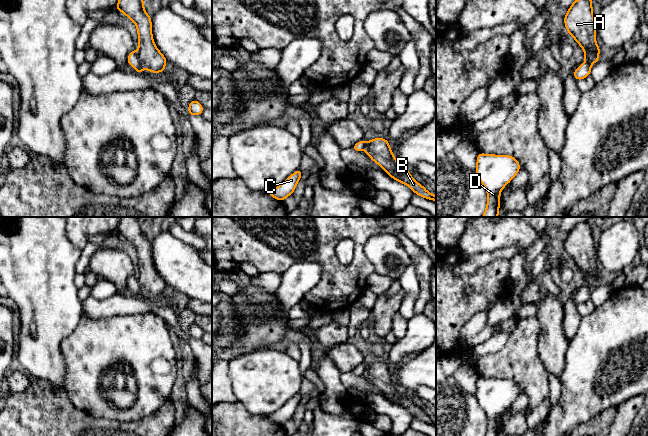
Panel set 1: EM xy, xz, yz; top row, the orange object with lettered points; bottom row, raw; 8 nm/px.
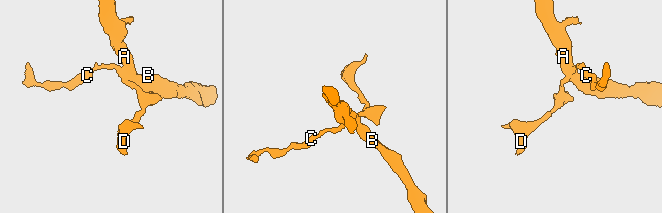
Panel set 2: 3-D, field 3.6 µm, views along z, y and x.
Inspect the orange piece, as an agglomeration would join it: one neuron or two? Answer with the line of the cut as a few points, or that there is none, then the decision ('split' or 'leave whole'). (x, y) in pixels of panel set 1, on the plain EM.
cut in xy along (136, 277), (138, 286), (144, 292); split

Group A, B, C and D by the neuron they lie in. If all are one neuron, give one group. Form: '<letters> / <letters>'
A B / C D

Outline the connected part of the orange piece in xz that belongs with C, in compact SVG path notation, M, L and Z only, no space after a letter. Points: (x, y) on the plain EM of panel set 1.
M298 393L292 399L290 399L283 407L278 409L276 412L268 415L267 417L280 425L284 425L286 421L293 418L294 413L296 412L300 402L302 400L302 396Z

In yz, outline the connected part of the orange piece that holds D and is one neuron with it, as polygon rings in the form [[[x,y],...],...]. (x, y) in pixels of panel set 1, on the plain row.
[[[478,377],[475,396],[488,419],[485,436],[499,436],[500,417],[520,394],[519,386],[512,380]]]

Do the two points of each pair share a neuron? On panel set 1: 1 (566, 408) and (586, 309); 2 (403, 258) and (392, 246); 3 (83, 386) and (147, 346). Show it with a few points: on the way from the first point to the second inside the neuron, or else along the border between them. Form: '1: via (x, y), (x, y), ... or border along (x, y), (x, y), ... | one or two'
1: border along (596, 307), (590, 313), (581, 317) | two
2: via (400, 255), (394, 249) | one
3: via (96, 369), (119, 346), (130, 346) | one

